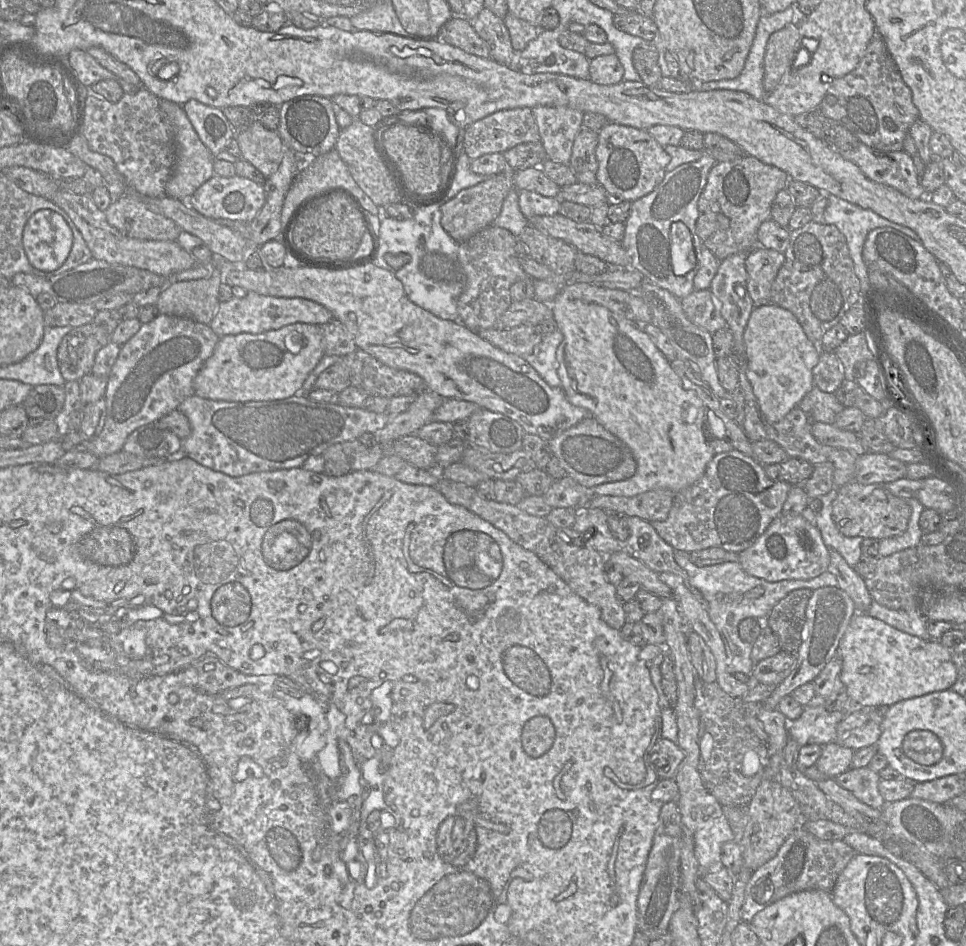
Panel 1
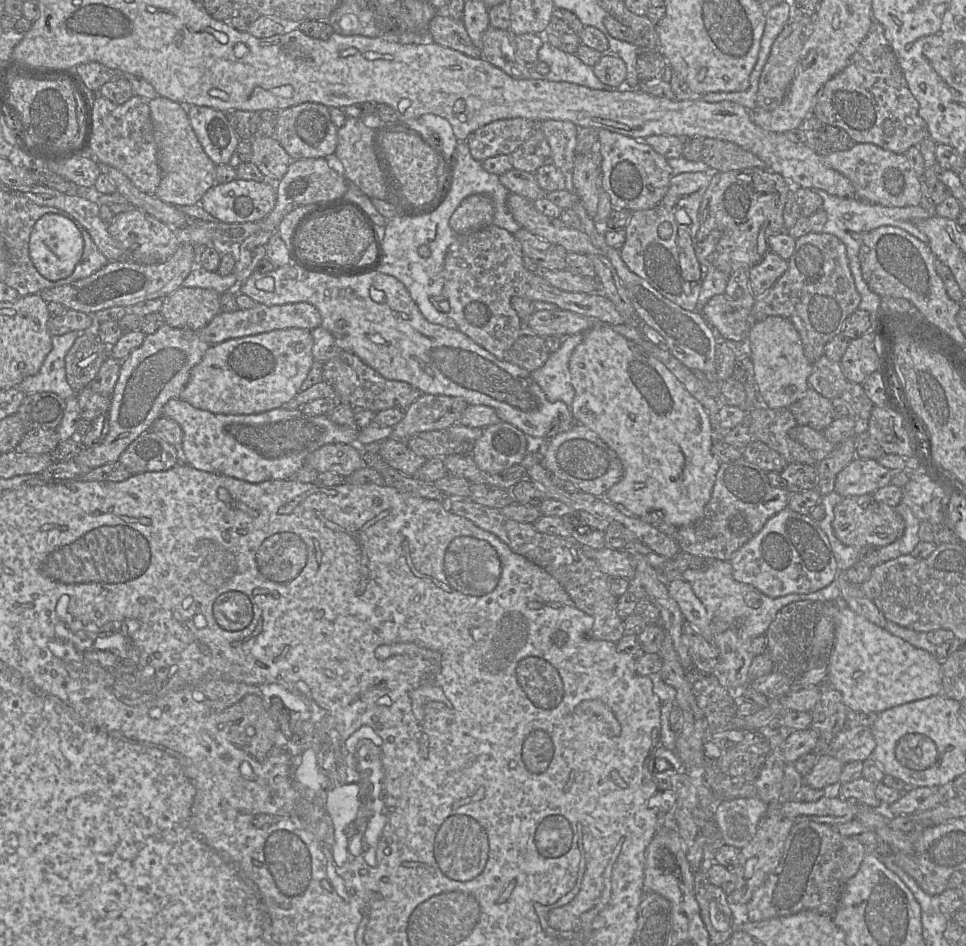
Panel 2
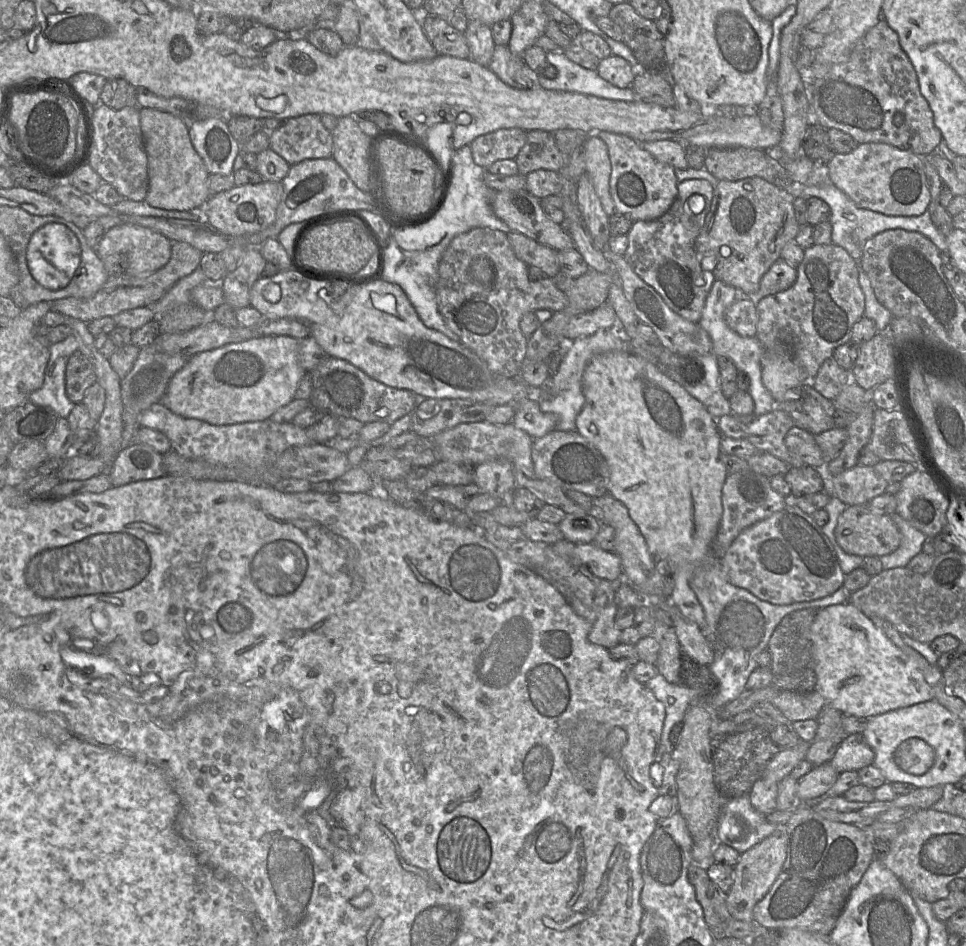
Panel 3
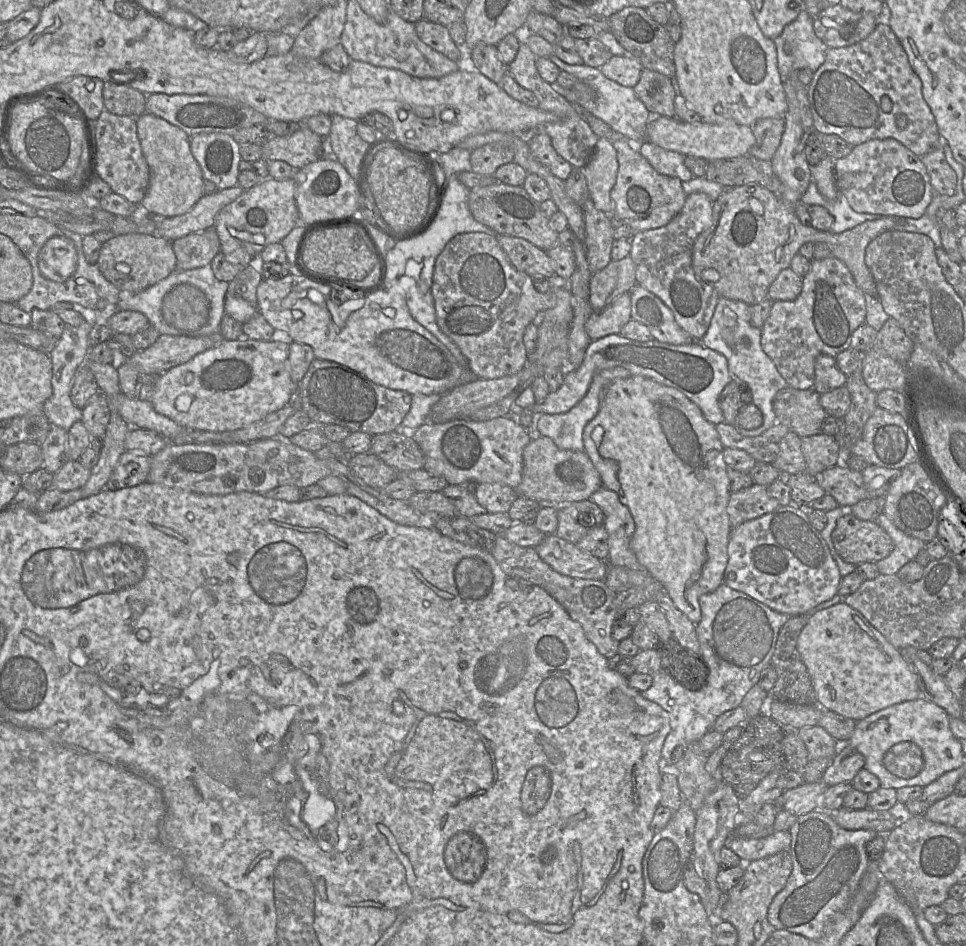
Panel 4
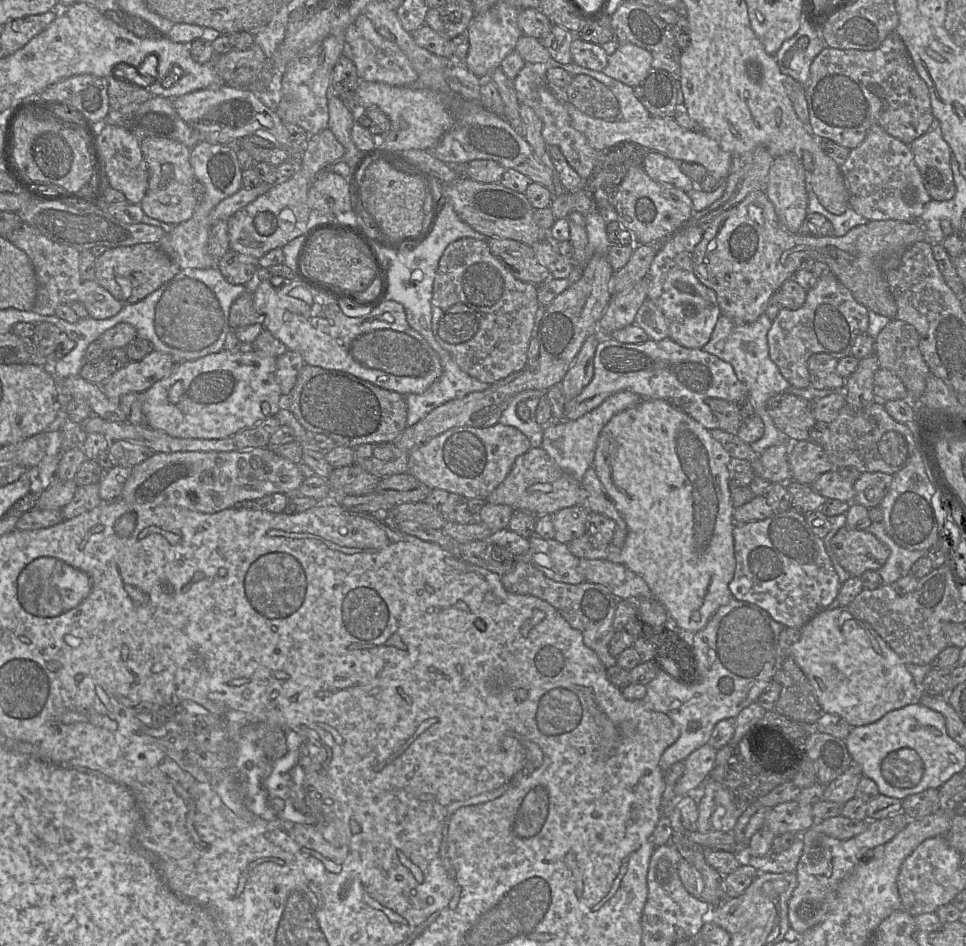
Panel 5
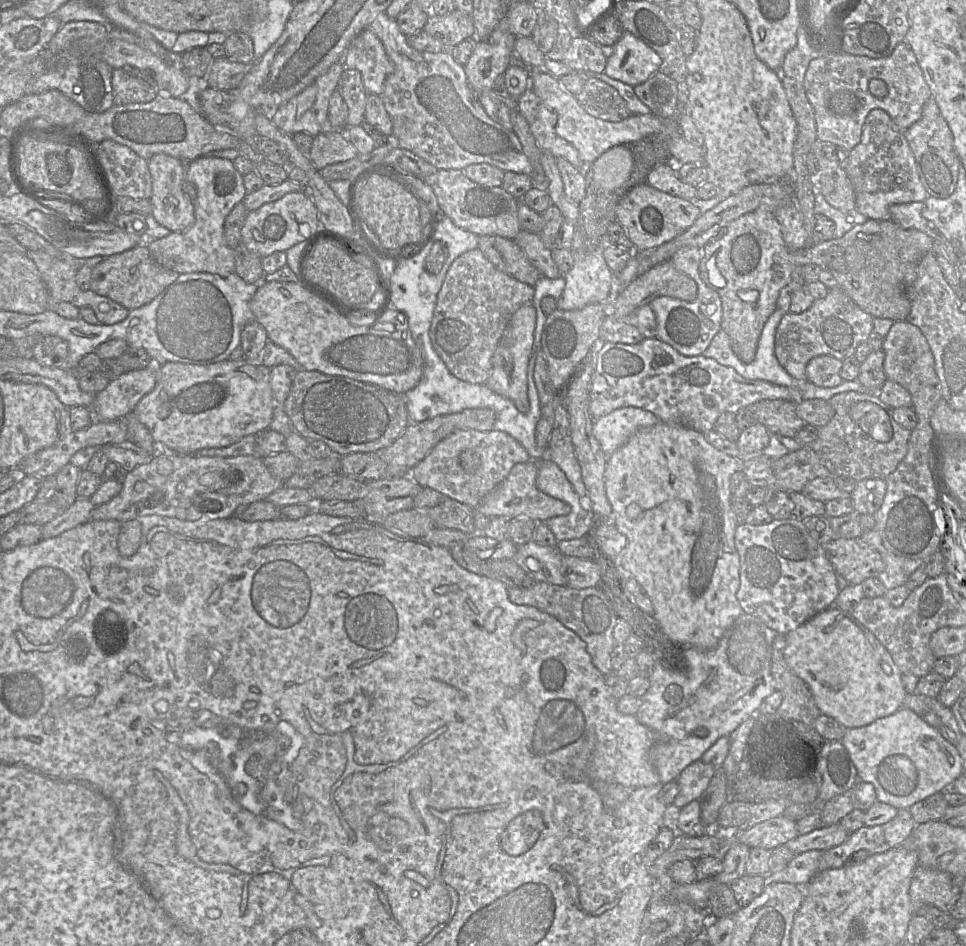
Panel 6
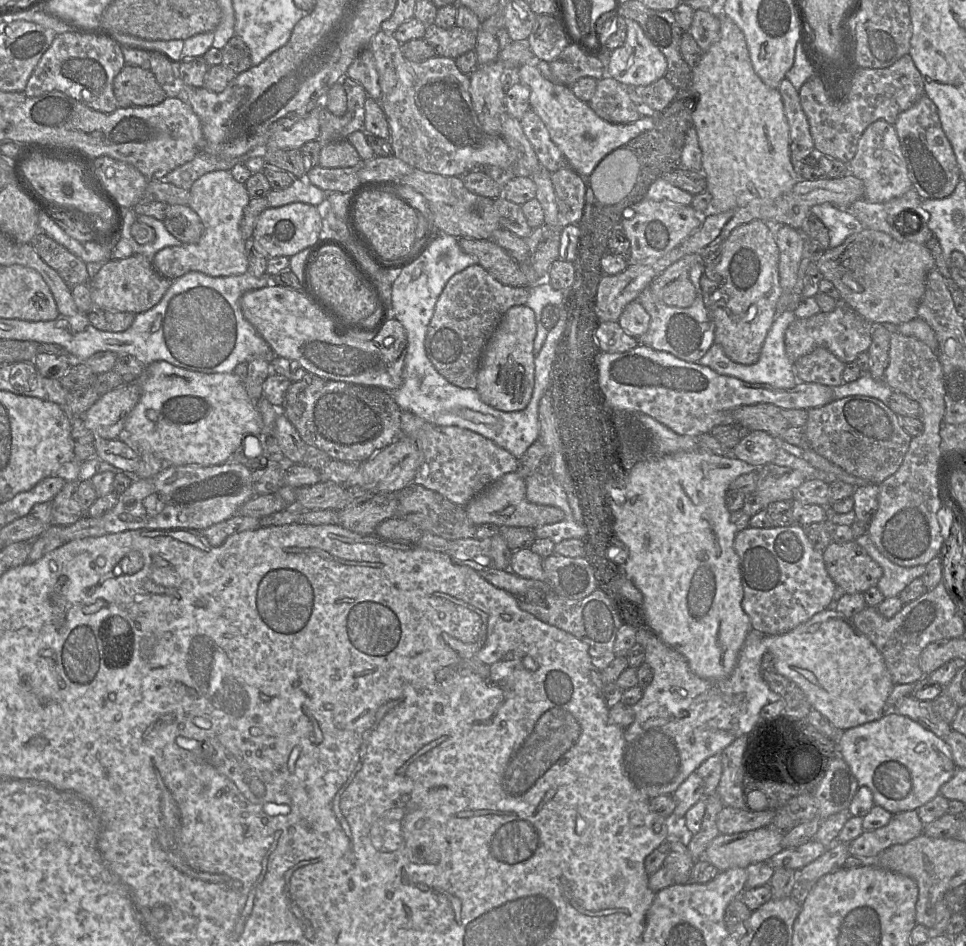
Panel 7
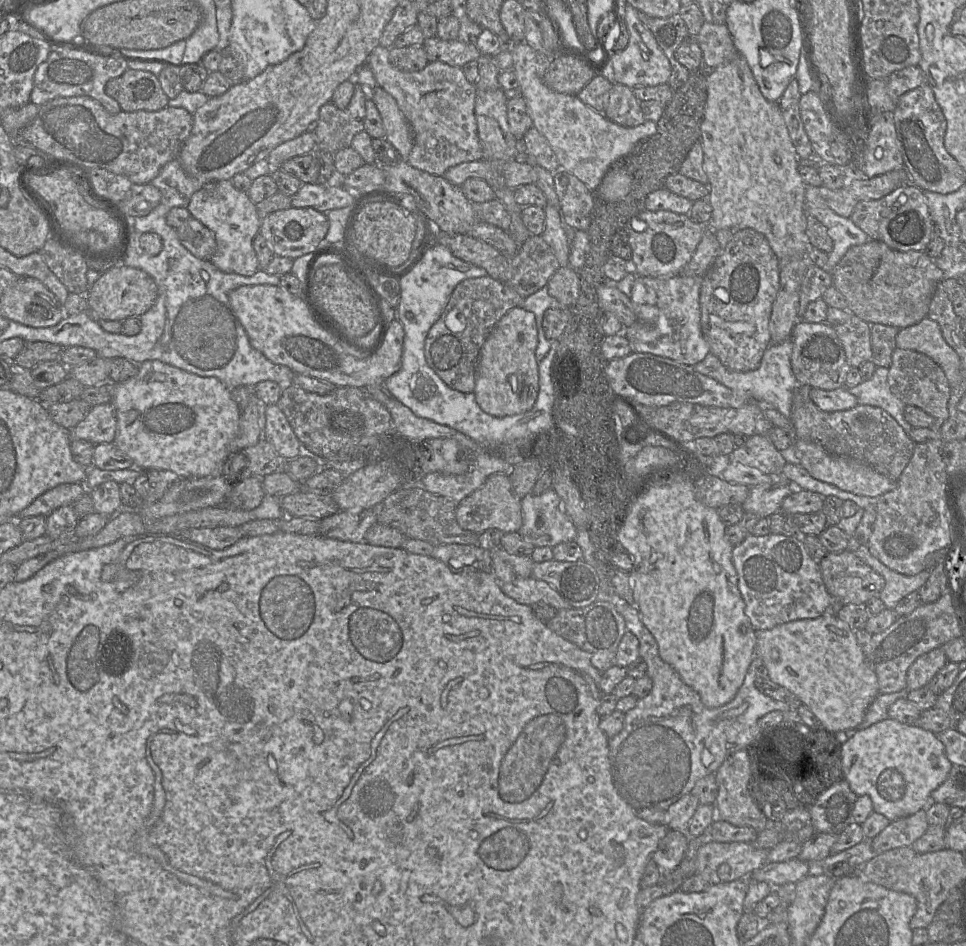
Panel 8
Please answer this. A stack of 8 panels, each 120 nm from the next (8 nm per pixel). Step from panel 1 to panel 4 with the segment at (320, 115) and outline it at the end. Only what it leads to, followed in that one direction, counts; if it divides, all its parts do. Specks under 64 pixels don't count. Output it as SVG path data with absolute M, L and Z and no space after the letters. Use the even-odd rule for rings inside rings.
M302 125L291 135L272 136L262 145L261 159L285 161L294 169L301 169L323 157L323 142L324 138Z

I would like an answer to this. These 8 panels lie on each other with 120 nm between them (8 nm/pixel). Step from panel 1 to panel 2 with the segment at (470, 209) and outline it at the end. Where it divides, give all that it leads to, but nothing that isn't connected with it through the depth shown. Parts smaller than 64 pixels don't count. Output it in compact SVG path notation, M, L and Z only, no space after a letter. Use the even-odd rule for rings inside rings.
M472 194L462 200L449 225L457 235L464 235L493 224L494 202L488 195Z

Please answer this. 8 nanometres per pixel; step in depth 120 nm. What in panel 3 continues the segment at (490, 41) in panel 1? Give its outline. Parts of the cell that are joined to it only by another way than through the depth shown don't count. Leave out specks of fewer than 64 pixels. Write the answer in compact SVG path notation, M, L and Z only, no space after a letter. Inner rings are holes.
M496 45L489 68L507 85L516 89L543 89L538 83L538 73L514 55L508 45Z

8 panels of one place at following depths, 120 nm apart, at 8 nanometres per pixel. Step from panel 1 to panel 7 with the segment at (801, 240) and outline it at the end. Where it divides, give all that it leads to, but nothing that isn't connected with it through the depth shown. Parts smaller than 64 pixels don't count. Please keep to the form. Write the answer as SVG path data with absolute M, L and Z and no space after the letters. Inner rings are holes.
M842 299L836 301L833 311L820 312L809 318L794 320L785 332L785 350L788 358L795 363L799 358L811 353L818 347L824 347L842 363L854 362L871 345L871 327L868 321L851 309Z

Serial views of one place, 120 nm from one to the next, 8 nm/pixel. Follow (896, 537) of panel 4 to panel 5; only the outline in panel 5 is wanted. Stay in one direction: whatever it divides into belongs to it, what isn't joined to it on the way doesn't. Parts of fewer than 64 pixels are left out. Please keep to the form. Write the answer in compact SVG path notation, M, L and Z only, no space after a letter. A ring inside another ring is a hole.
M882 522L871 523L866 529L881 543L886 545L890 555L885 564L877 570L883 584L891 585L910 573L912 565L921 557L927 557L926 550L910 551L898 546L885 532Z

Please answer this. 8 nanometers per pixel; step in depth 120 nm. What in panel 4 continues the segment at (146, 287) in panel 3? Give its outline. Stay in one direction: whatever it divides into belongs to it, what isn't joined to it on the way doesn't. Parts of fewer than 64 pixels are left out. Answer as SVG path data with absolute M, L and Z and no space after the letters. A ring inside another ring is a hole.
M214 227L172 241L177 258L176 270L189 270L210 265L220 252L219 236Z

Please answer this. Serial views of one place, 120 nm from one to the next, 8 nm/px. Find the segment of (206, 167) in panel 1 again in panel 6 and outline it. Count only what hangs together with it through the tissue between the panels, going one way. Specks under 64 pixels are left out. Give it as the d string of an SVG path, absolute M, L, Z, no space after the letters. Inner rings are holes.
M155 154L148 162L152 178L152 216L158 223L172 232L181 232L195 222L195 210L192 199L184 192L186 182L186 163L167 154Z

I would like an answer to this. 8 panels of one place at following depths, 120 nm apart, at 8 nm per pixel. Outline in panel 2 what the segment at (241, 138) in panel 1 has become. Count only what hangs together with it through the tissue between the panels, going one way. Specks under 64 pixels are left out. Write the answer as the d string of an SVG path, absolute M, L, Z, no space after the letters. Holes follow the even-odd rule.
M254 136L250 141L251 161L268 181L279 182L289 167L290 155L274 137Z

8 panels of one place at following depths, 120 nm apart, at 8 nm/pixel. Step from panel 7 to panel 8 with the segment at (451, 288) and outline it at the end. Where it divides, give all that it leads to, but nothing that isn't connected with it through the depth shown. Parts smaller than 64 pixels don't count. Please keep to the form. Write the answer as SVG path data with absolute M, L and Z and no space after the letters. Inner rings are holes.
M489 275L465 279L458 283L425 339L424 353L428 365L450 388L462 393L472 393L477 358L482 345L493 326L509 310L521 307L523 300L507 284Z

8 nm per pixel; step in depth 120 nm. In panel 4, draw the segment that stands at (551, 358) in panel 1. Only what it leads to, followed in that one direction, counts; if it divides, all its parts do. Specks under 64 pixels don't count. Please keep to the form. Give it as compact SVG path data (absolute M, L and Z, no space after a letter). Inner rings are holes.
M622 367L601 370L595 373L586 395L568 412L561 414L535 413L532 416L530 425L525 427L531 440L537 439L540 436L545 436L552 439L555 445L560 449L583 451L583 430L599 411L602 390L612 382L629 376L631 376L630 372Z

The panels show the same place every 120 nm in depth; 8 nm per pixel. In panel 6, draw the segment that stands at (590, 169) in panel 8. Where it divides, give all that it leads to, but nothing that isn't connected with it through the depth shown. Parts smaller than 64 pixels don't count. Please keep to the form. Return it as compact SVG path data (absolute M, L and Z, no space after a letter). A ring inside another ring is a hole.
M530 69L530 88L549 108L557 113L556 133L570 142L579 152L580 158L592 164L601 154L611 147L635 141L645 135L666 131L663 118L651 115L633 114L620 122L610 122L588 114L578 103L576 95L567 91L559 78L543 69Z

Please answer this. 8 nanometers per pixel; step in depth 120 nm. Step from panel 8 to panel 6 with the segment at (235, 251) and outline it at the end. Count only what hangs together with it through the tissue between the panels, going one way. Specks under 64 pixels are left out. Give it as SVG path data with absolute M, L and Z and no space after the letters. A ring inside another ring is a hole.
M202 156L186 163L186 181L197 188L193 201L195 222L181 232L171 232L168 236L149 243L148 249L157 263L179 274L208 272L227 276L235 272L235 250L229 247L224 237L224 222L231 210L247 195L243 176L235 168L232 160Z

